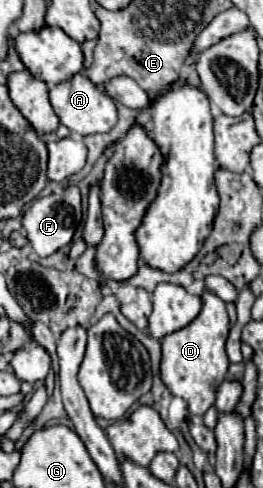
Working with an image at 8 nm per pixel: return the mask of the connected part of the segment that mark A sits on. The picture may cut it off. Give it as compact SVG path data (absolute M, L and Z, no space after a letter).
M75 74L71 80L53 86L49 92L49 98L51 98L51 104L53 104L61 124L65 124L69 130L77 132L79 136L109 132L117 122L115 102L107 94L103 94L89 78L83 78L81 74Z

